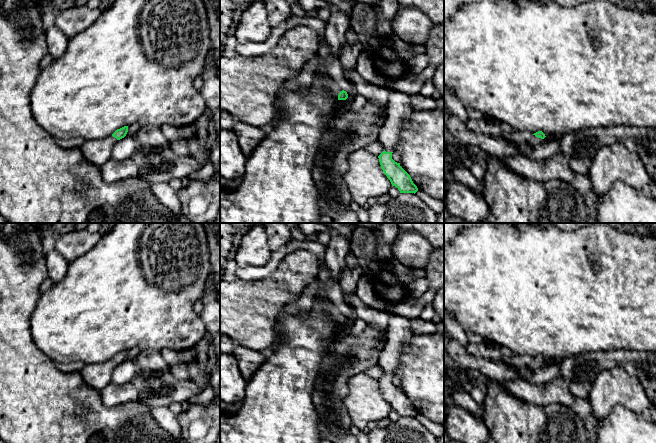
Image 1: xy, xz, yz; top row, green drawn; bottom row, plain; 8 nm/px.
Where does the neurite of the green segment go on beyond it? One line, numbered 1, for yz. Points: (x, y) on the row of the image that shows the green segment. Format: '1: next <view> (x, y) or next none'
1: next none

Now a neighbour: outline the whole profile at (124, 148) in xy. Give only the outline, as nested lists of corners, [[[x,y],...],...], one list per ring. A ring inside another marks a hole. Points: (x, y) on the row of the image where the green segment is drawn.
[[[125,136],[124,138],[118,140],[115,144],[111,158],[116,161],[122,161],[131,157],[135,151],[136,145],[137,142],[133,139],[133,137]]]

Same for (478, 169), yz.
[[[474,162],[470,168],[473,176],[479,181],[482,182],[484,180],[485,175],[485,166],[481,162]]]

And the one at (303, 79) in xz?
[[[315,54],[295,76],[283,84],[284,89],[302,93],[304,89],[308,88],[313,82],[319,59],[320,55]]]

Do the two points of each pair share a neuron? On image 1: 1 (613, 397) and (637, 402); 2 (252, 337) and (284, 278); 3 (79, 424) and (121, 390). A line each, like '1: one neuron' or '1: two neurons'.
1: one neuron
2: one neuron
3: two neurons

